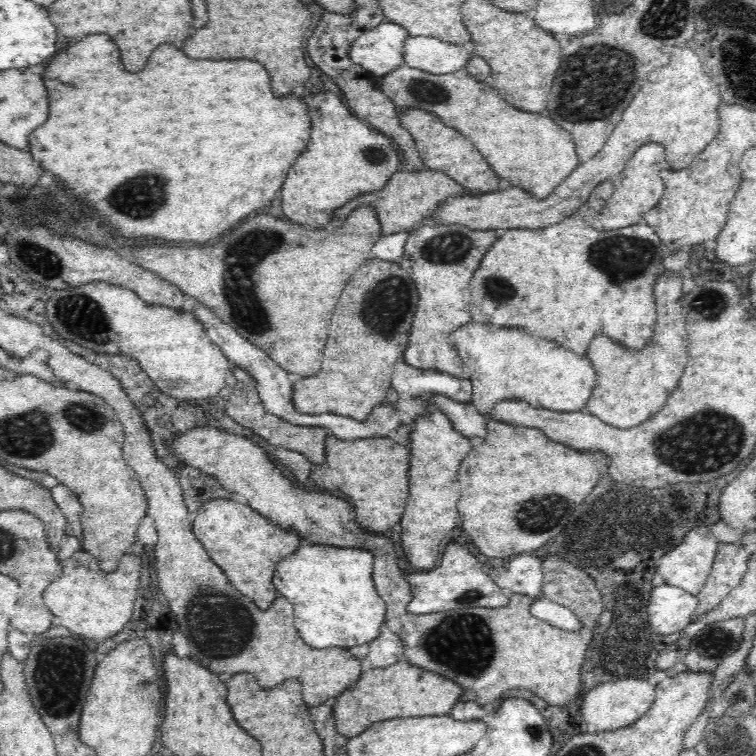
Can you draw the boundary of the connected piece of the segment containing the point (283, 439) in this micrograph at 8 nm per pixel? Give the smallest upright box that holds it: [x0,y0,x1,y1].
[225,367,329,466]

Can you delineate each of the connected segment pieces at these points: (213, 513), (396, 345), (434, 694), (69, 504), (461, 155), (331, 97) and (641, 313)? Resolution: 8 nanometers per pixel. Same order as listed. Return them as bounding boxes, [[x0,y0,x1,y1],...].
[[192,498,301,610],[291,258,418,421],[332,660,462,738],[50,483,83,541],[396,108,500,193],[280,91,401,228],[470,216,668,354]]

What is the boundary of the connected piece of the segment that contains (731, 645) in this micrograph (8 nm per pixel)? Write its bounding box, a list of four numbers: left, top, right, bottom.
[685,619,745,672]

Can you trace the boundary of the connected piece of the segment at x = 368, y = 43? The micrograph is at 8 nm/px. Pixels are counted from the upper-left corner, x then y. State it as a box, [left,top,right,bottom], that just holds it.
[350,20,408,77]

